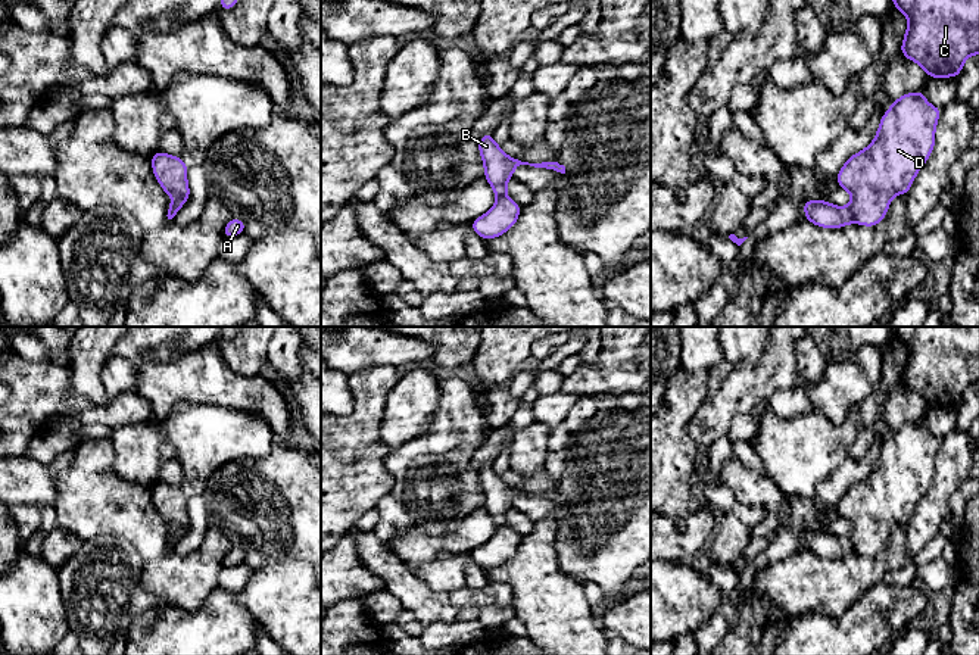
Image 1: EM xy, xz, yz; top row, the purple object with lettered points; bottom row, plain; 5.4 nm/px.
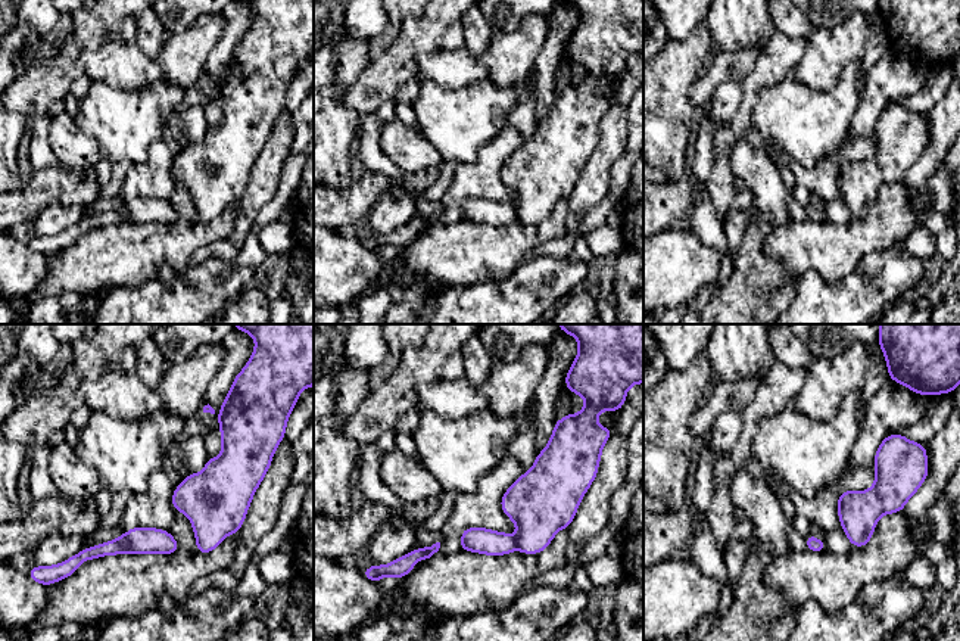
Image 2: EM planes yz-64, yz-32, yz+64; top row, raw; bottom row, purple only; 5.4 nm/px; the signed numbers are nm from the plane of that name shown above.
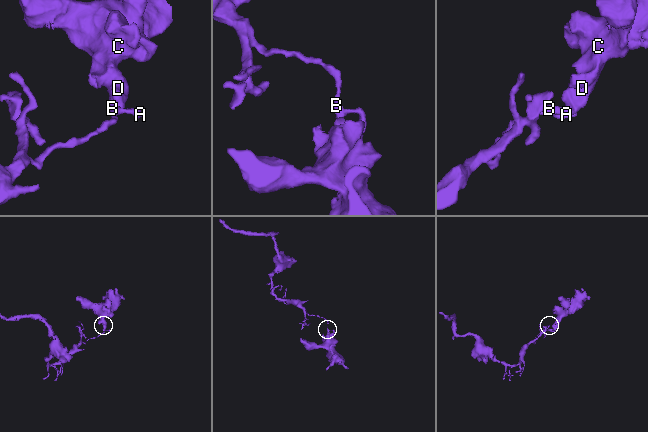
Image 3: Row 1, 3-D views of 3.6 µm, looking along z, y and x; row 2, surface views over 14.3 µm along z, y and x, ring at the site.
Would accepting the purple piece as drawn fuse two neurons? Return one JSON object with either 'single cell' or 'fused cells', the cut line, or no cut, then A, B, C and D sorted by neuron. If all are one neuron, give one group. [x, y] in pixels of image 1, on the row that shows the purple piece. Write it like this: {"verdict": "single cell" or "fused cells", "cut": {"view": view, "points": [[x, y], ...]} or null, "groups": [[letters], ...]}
{"verdict": "fused cells", "cut": {"view": "yz", "points": [[848, 206], [854, 221]]}, "groups": [["A", "B"], ["C", "D"]]}

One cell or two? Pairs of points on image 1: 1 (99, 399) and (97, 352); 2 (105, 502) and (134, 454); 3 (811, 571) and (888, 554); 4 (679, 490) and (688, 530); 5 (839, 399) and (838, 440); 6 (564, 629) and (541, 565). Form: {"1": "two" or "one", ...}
{"1": "one", "2": "two", "3": "one", "4": "two", "5": "two", "6": "one"}

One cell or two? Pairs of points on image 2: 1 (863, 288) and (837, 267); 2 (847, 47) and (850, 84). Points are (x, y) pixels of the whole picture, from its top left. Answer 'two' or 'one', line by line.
1: two
2: two

